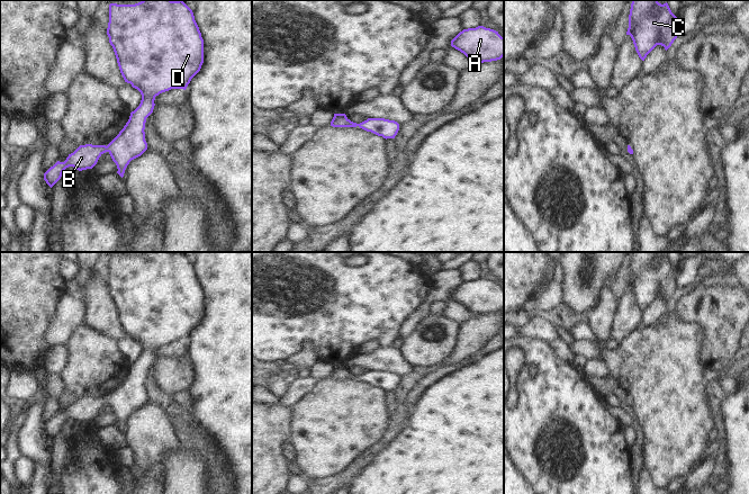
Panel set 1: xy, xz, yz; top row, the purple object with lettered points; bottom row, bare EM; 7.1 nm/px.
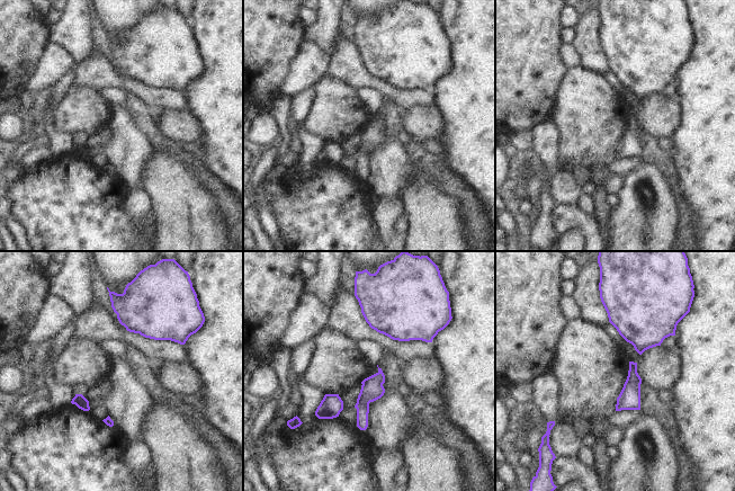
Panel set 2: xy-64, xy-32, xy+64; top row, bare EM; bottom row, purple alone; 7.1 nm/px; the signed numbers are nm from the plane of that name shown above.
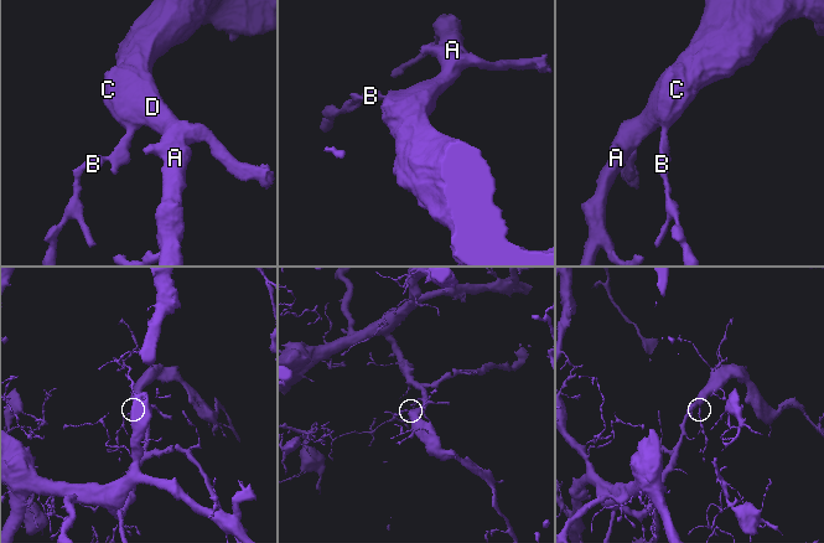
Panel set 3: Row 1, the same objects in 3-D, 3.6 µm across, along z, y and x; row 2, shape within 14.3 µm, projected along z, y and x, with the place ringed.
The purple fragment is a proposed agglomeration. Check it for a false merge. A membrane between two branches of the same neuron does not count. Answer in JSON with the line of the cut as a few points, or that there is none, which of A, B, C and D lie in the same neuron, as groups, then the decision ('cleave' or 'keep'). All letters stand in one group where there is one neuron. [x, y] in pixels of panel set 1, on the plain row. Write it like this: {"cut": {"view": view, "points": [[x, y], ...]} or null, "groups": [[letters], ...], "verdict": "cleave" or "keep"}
{"cut": null, "groups": [["A", "B", "C", "D"]], "verdict": "keep"}

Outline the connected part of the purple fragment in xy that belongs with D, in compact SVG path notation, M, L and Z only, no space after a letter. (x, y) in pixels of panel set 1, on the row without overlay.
M183 252L110 255L107 287L125 334L142 347L141 356L107 398L80 397L64 414L51 419L44 425L51 440L66 420L92 421L106 404L123 430L129 414L147 402L144 381L155 349L171 341L186 342L204 315L204 291Z

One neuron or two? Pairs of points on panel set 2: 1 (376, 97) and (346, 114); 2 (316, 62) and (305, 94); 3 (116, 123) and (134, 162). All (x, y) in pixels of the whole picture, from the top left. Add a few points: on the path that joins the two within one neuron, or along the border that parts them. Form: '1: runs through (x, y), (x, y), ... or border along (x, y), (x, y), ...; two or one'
1: border along (355, 89), (355, 95), (370, 113); two
2: border along (320, 76), (292, 97); two
3: runs through (124, 133), (127, 152); one

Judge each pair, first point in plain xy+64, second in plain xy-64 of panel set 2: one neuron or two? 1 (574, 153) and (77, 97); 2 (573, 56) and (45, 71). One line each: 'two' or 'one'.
1: one
2: one

